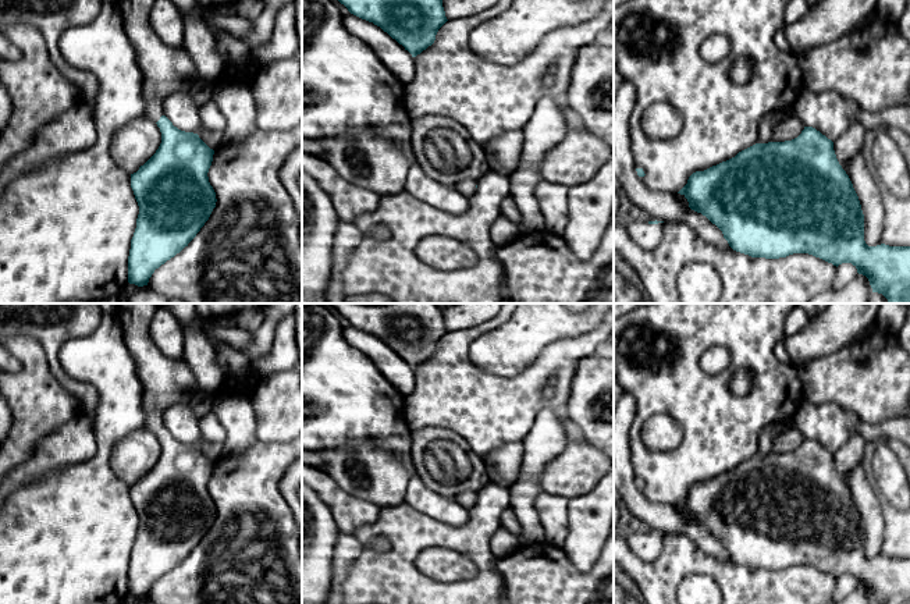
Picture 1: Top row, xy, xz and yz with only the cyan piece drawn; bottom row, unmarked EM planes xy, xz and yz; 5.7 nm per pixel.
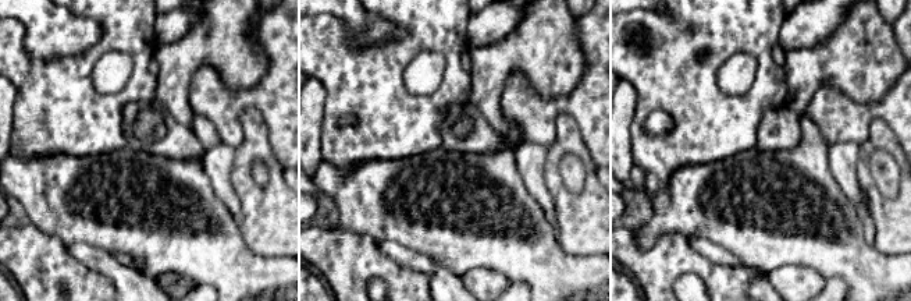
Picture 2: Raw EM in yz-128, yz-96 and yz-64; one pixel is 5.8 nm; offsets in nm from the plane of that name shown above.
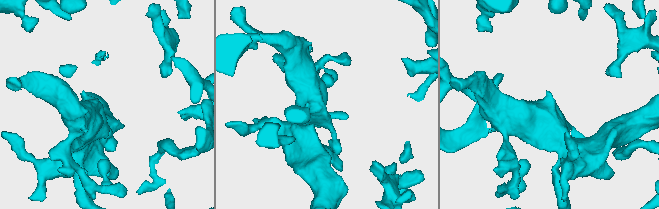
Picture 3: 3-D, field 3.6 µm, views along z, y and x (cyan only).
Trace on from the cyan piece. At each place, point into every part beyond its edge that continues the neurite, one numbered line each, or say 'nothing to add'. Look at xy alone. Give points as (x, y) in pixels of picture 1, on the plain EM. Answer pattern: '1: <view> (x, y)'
1: xy (166, 382)

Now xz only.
nothing to add

